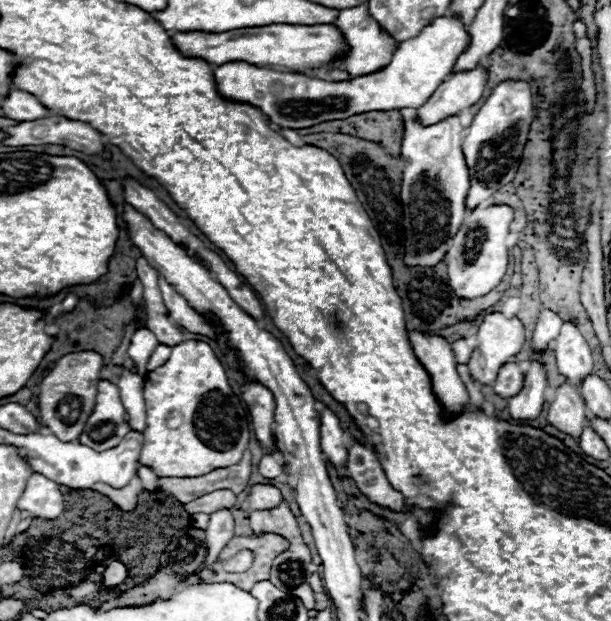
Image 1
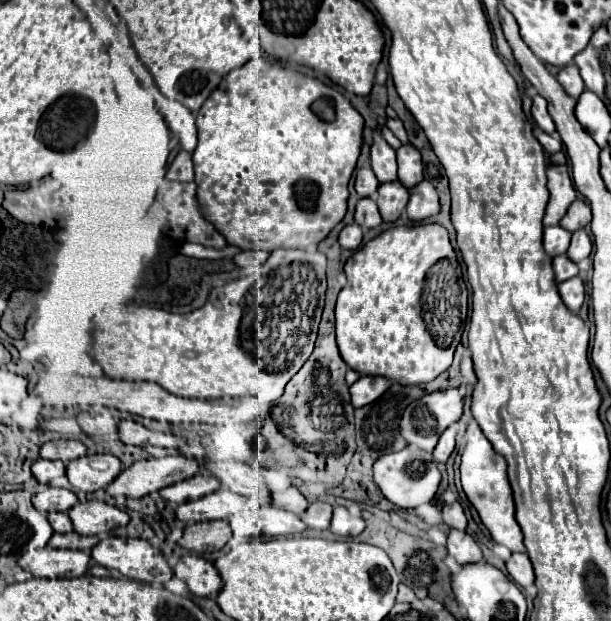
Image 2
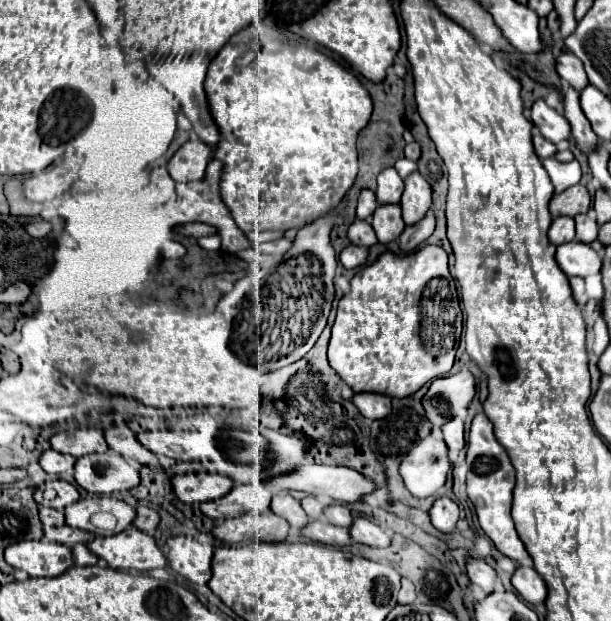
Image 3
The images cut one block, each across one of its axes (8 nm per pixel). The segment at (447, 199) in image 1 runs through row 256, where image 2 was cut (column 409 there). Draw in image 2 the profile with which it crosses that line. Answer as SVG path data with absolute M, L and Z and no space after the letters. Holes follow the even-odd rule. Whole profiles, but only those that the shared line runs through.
M458 388L432 392L410 404L400 422L400 434L410 444L432 452L440 434L460 420L464 400Z

